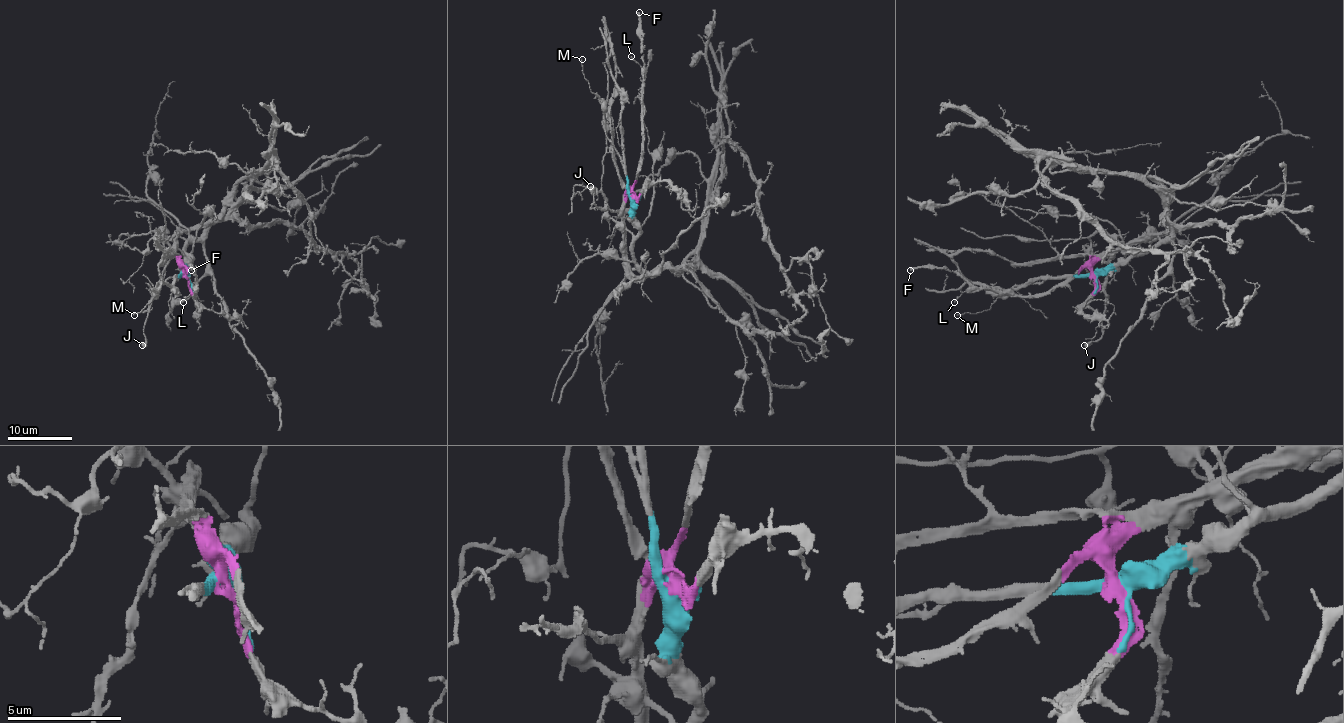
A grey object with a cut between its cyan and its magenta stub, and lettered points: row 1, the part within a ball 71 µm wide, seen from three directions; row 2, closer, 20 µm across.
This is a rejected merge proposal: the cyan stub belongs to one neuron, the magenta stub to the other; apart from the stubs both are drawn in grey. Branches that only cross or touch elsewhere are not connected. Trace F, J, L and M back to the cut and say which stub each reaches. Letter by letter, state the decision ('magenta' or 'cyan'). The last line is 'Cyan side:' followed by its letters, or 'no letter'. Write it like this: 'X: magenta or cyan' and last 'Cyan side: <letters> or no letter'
F: magenta
J: magenta
L: magenta
M: cyan
Cyan side: M

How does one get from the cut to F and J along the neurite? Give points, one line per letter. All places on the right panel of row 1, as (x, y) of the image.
F: (1094, 275), (1080, 267), (1043, 293), (1009, 296), (974, 288), (945, 269), (910, 270)
J: (1094, 275), (1093, 266), (1109, 258), (1102, 335), (1083, 344)

